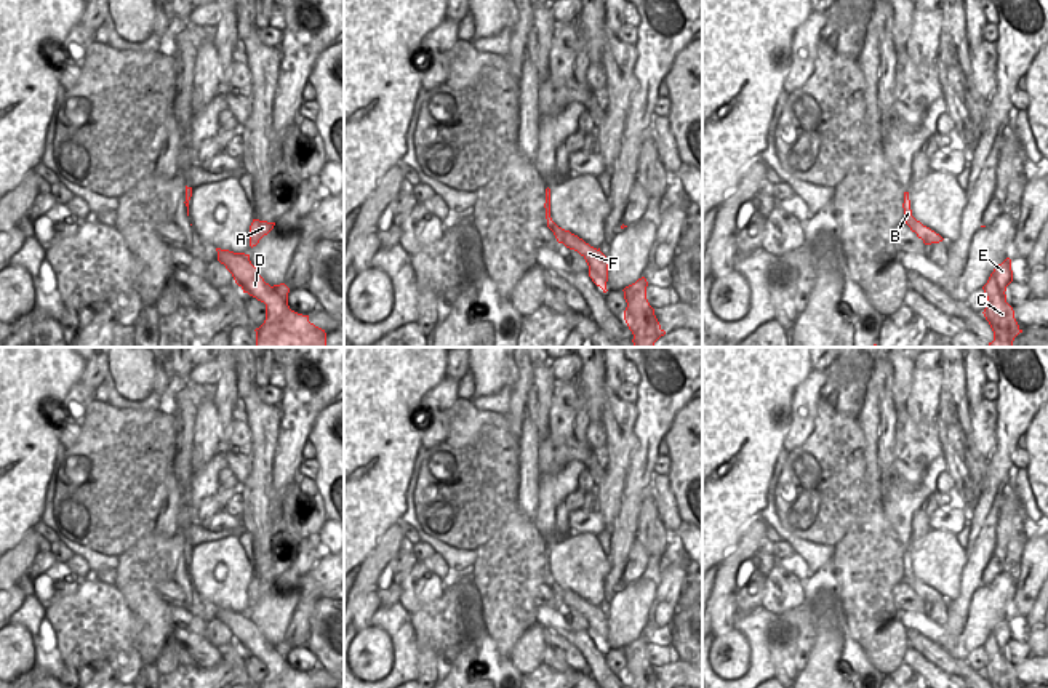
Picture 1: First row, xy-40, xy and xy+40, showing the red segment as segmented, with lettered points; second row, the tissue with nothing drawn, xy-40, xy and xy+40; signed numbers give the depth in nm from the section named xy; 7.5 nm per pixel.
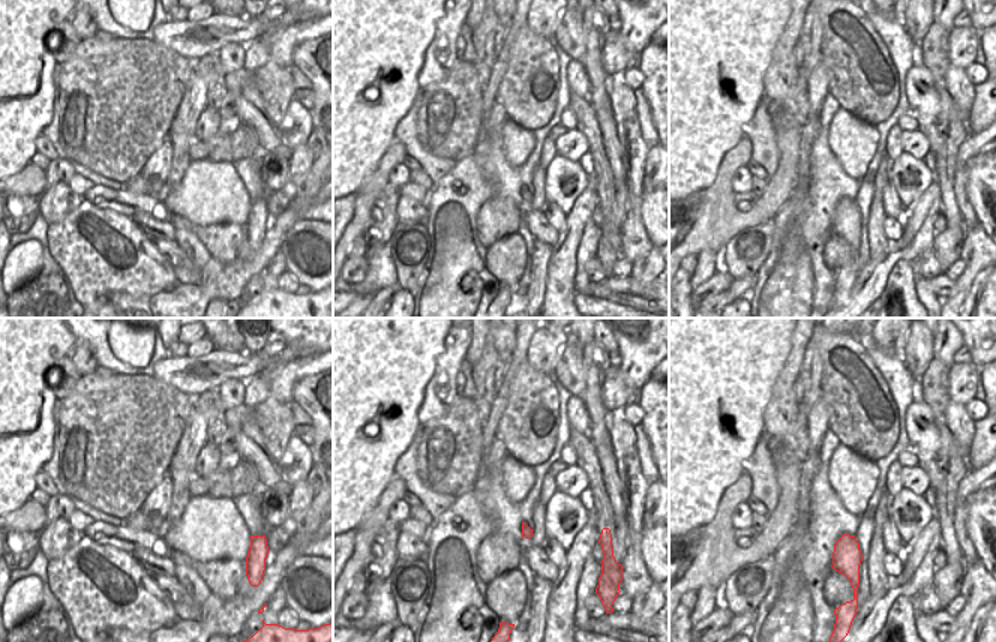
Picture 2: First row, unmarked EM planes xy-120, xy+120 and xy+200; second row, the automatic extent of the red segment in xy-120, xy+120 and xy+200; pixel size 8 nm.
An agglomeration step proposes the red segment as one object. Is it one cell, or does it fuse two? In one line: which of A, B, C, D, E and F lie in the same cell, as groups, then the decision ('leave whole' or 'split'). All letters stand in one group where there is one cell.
A B C D E F | leave whole

